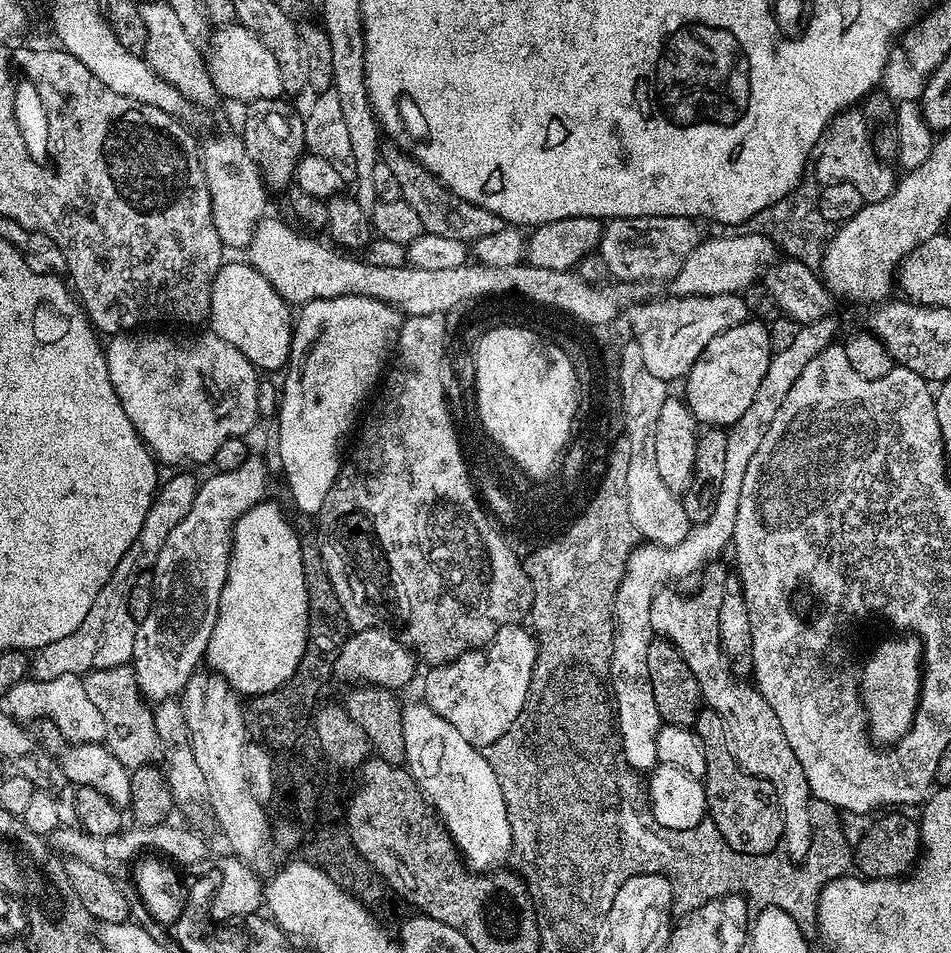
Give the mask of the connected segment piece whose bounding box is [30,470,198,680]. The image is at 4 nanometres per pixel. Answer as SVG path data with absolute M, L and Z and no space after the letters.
M180 470L177 476L159 485L156 497L152 500L150 510L146 514L146 522L130 550L118 562L110 582L98 590L98 598L94 598L94 606L90 606L90 614L82 618L82 626L74 630L74 634L66 634L66 638L58 638L58 642L50 642L50 646L35 649L30 660L30 672L37 680L62 678L62 674L83 677L92 670L106 670L110 666L122 666L129 663L134 654L134 638L138 621L130 614L128 599L130 586L137 579L140 571L151 569L158 558L158 550L162 550L170 530L190 514L190 506L194 506L194 498L198 487L197 477Z

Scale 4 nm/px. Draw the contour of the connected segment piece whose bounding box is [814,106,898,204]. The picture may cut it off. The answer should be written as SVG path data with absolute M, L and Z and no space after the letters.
M853 106L838 113L832 123L824 129L824 135L820 137L818 147L814 152L814 168L816 164L816 180L820 186L834 183L849 183L855 187L862 198L870 204L886 198L896 188L898 179L897 173L892 173L887 163L879 160L876 151L872 149L872 137L870 135L870 125L868 119L864 117L863 111L859 107Z

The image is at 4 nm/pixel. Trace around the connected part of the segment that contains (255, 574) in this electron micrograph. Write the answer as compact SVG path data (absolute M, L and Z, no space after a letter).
M261 502L246 510L234 526L228 577L226 586L222 586L218 622L214 622L206 653L207 667L244 698L278 691L298 670L298 662L302 662L302 654L308 649L308 591L304 585L301 537L296 536L283 510L268 503Z

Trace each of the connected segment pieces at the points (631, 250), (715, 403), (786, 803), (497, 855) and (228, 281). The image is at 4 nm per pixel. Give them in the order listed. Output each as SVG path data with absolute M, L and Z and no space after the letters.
M639 216L617 218L604 224L598 253L609 267L609 274L620 282L670 282L686 266L686 258L702 237L697 221L690 216Z
M759 318L746 319L738 326L730 330L722 330L722 334L710 338L710 346L706 346L702 354L698 354L698 362L694 362L694 366L683 381L685 384L682 396L694 418L701 425L724 430L734 422L738 422L742 414L746 414L750 402L754 402L754 394L758 394L758 386L762 378L766 378L766 370L774 355L772 336L768 333L768 328L769 325Z
M665 586L659 589L658 595L650 602L650 626L653 633L659 634L663 639L670 641L682 654L686 666L690 666L690 674L700 687L700 694L703 703L722 718L722 722L728 727L728 738L733 752L737 757L745 758L747 771L752 775L770 782L778 794L780 809L784 815L784 838L782 848L787 859L799 862L806 859L813 851L812 845L812 804L814 797L810 786L806 782L806 770L802 770L802 762L798 762L797 756L790 750L790 742L786 742L786 734L782 734L782 722L778 722L778 714L770 710L770 702L762 698L762 694L747 679L735 676L732 668L728 665L728 660L724 657L724 651L718 638L718 609L722 606L722 598L719 594L713 596L703 596L696 592L693 596L683 596L680 592L675 592L675 587Z
M426 702L407 704L401 707L402 736L405 767L420 788L420 793L432 805L432 811L440 818L440 823L456 844L465 865L477 874L499 869L513 855L510 818L506 814L506 802L502 798L502 786L493 775L487 755L479 747L472 745L454 726L438 715Z
M221 264L212 283L208 320L211 331L230 342L261 373L279 373L287 365L294 327L293 309L251 264Z

